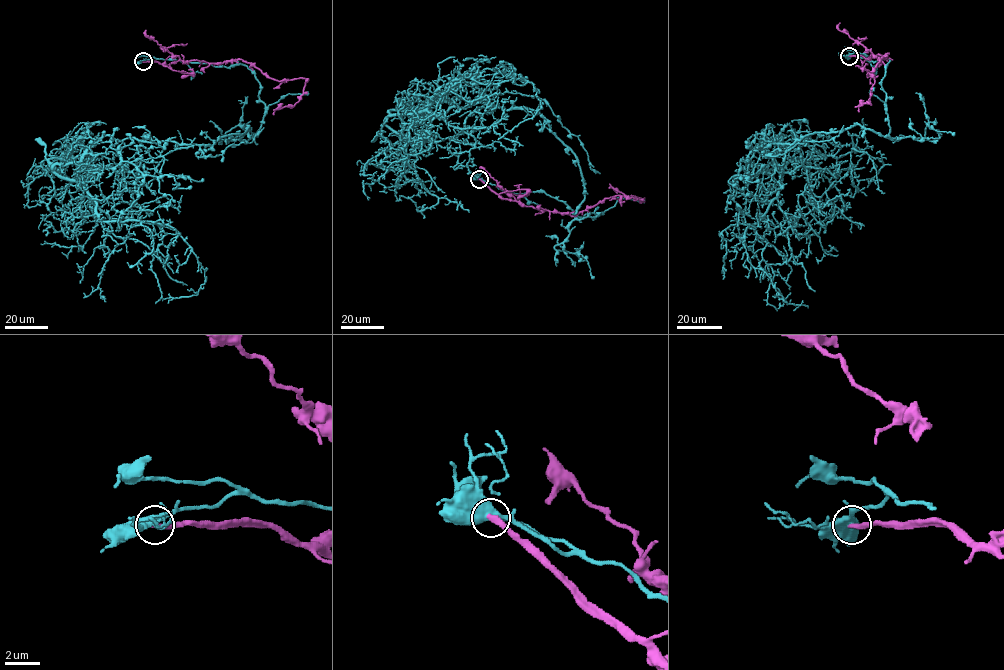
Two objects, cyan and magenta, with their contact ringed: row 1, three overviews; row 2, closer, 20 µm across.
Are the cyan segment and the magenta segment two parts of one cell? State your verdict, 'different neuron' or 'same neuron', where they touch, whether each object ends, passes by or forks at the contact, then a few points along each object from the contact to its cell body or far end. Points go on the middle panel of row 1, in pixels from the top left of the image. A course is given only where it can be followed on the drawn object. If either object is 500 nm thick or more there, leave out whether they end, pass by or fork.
different neuron; at (479, 179); cyan forks there; magenta ends there; cyan runs (478, 179), (601, 213), (576, 217), (577, 156), (537, 112), (389, 111), (497, 120), (523, 146); magenta runs (479, 179), (501, 198), (572, 216), (615, 196), (637, 197), (642, 201), (626, 197), (609, 187)

